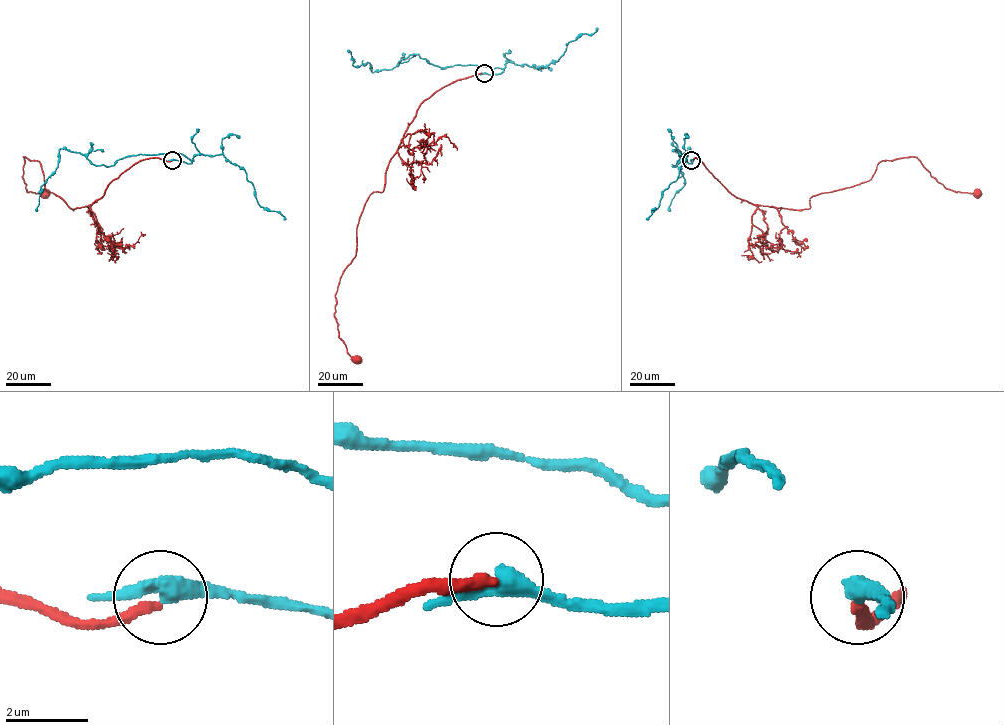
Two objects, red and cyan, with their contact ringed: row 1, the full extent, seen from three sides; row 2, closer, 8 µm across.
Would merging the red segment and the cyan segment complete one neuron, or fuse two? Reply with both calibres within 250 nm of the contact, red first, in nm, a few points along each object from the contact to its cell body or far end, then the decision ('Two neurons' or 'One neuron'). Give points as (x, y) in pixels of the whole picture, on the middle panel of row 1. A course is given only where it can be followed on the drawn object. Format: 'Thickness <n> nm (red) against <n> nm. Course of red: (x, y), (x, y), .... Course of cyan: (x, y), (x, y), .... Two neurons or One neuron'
Thickness 260 nm (red) against 420 nm. Course of red: (484, 73), (453, 81), (420, 104), (389, 163), (383, 190), (365, 203), (334, 314), (346, 352), (356, 358). Course of cyan: (484, 73), (503, 69), (440, 67), (410, 54), (392, 69), (372, 72), (368, 62), (355, 67), (347, 52). Two neurons

